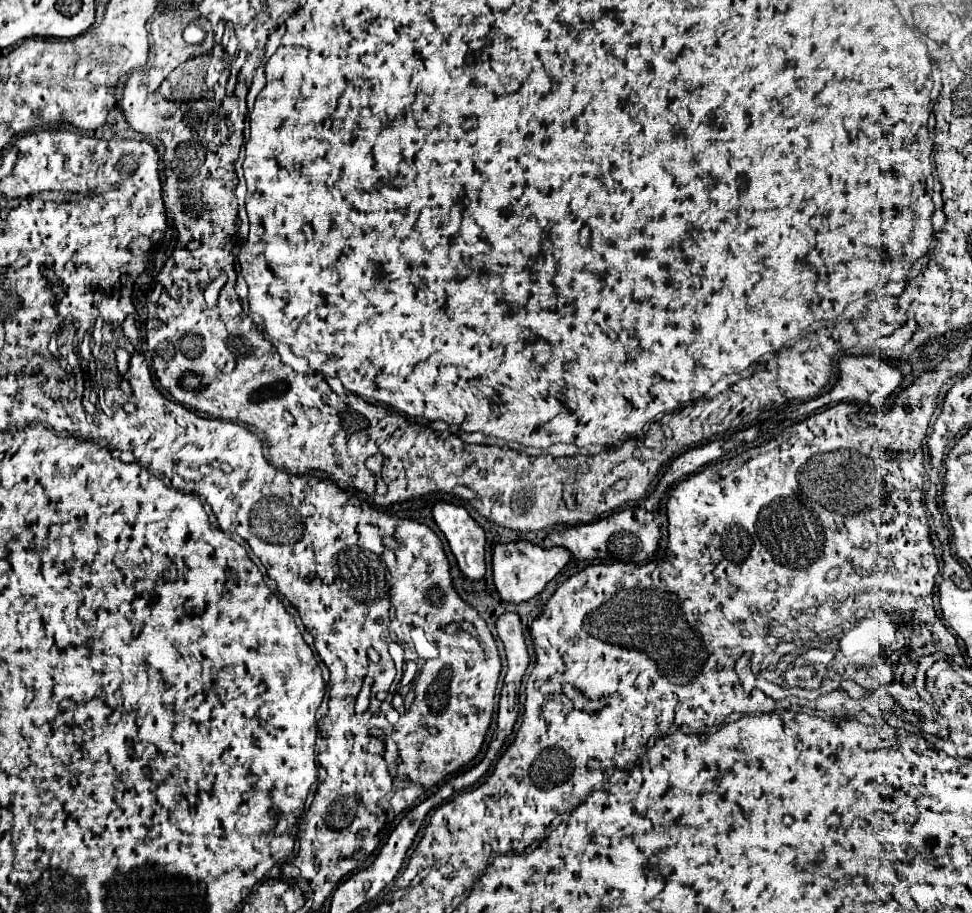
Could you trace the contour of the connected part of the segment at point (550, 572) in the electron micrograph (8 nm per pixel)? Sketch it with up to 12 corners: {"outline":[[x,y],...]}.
{"outline":[[529,541],[493,549],[503,601],[539,595],[569,563],[565,547]]}

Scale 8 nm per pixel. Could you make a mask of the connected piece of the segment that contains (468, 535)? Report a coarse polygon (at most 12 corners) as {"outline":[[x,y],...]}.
{"outline":[[437,503],[433,519],[459,569],[485,577],[485,531],[465,507]]}

